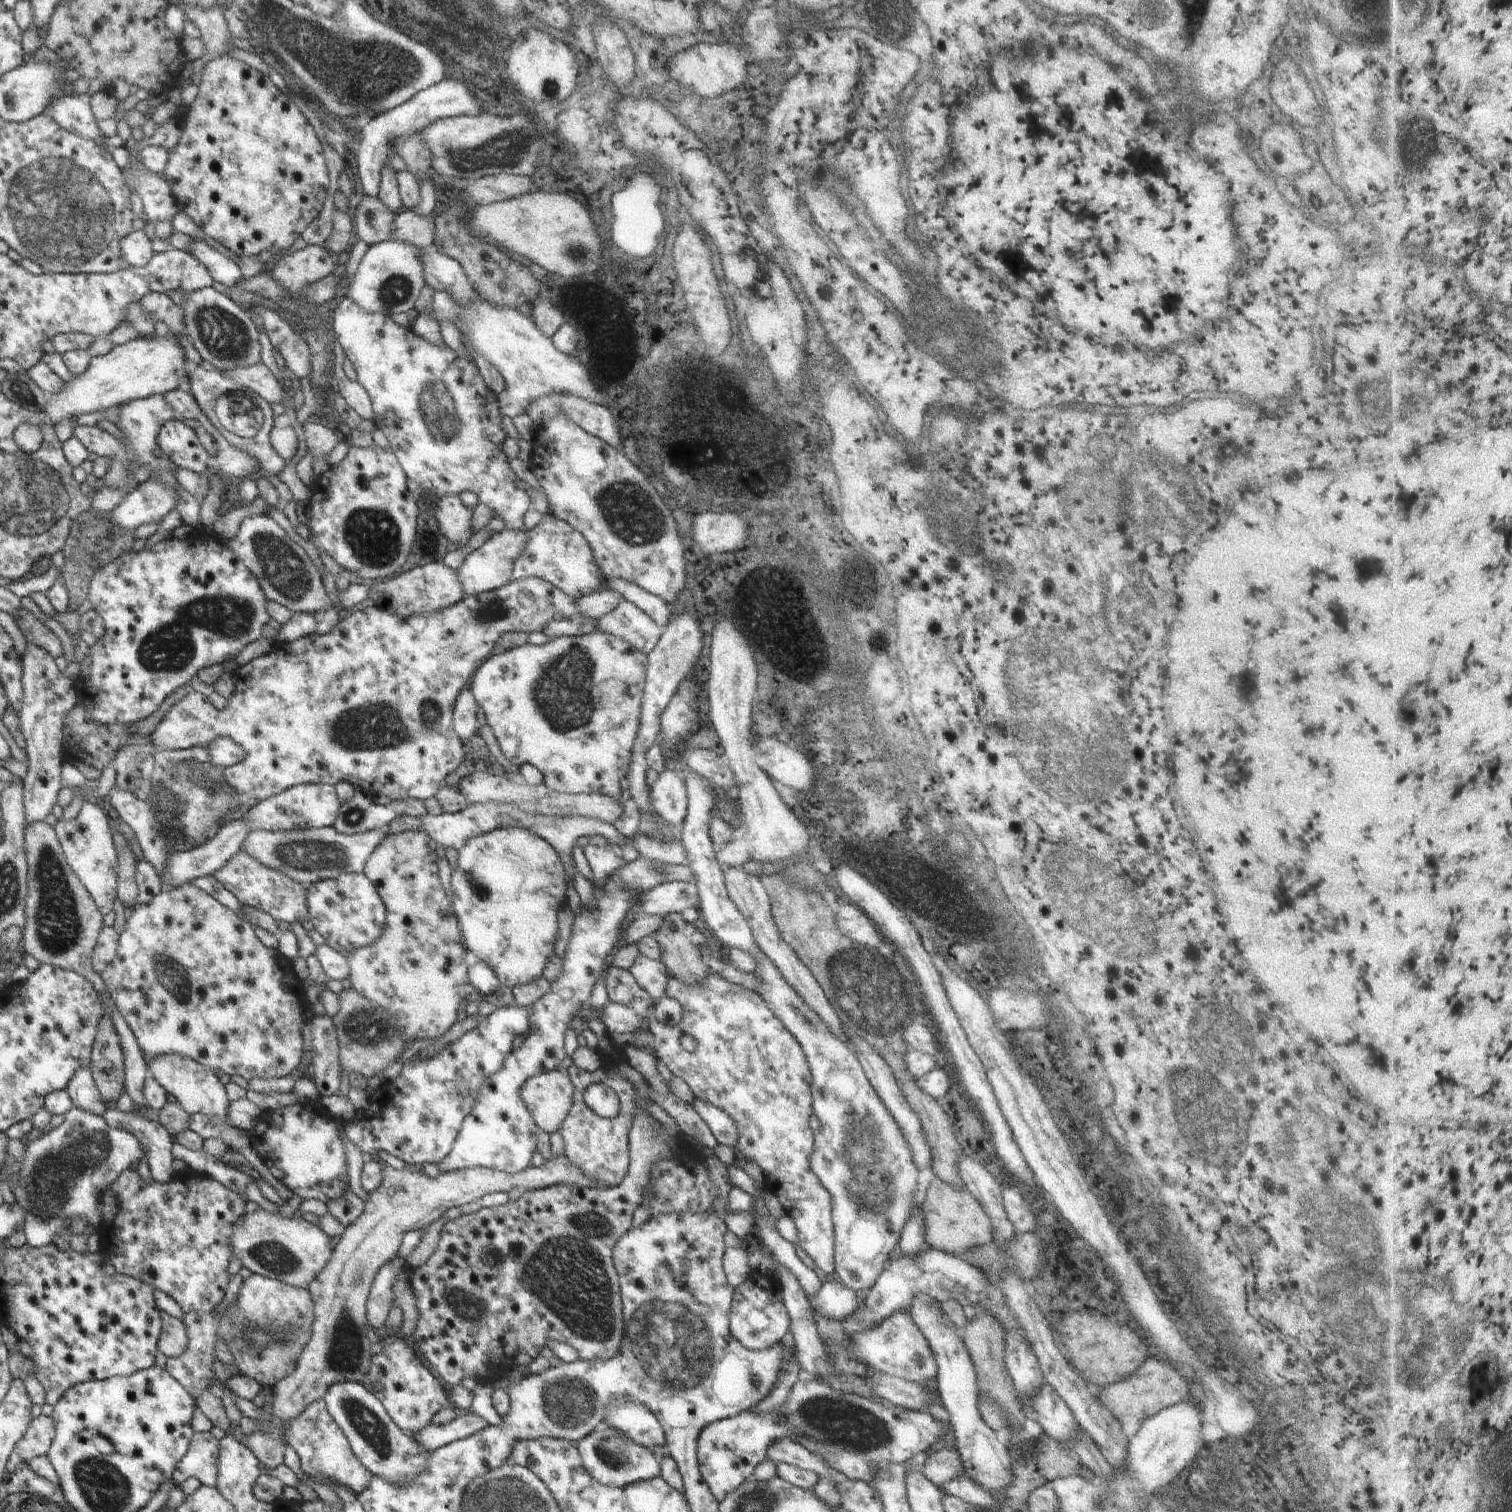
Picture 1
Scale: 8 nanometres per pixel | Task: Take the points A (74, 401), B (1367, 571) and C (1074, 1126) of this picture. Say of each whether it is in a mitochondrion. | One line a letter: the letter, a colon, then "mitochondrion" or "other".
A: other
B: mitochondrion
C: other

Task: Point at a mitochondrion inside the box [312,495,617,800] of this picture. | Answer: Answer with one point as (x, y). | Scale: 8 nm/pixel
(368, 727)

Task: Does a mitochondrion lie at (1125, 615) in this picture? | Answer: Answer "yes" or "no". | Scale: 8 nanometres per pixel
yes

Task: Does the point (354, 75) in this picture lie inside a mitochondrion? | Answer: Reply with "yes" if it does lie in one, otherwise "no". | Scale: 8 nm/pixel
yes

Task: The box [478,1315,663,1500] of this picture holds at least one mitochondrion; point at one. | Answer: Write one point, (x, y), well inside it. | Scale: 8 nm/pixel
(572, 1400)

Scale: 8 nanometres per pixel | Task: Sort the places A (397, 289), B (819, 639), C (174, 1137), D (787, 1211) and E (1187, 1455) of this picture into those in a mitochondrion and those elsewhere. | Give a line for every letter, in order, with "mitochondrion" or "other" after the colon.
A: mitochondrion
B: mitochondrion
C: other
D: other
E: other

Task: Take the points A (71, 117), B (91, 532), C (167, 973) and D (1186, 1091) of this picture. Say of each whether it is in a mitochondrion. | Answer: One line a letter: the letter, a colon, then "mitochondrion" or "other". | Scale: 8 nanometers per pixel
A: other
B: mitochondrion
C: mitochondrion
D: mitochondrion

